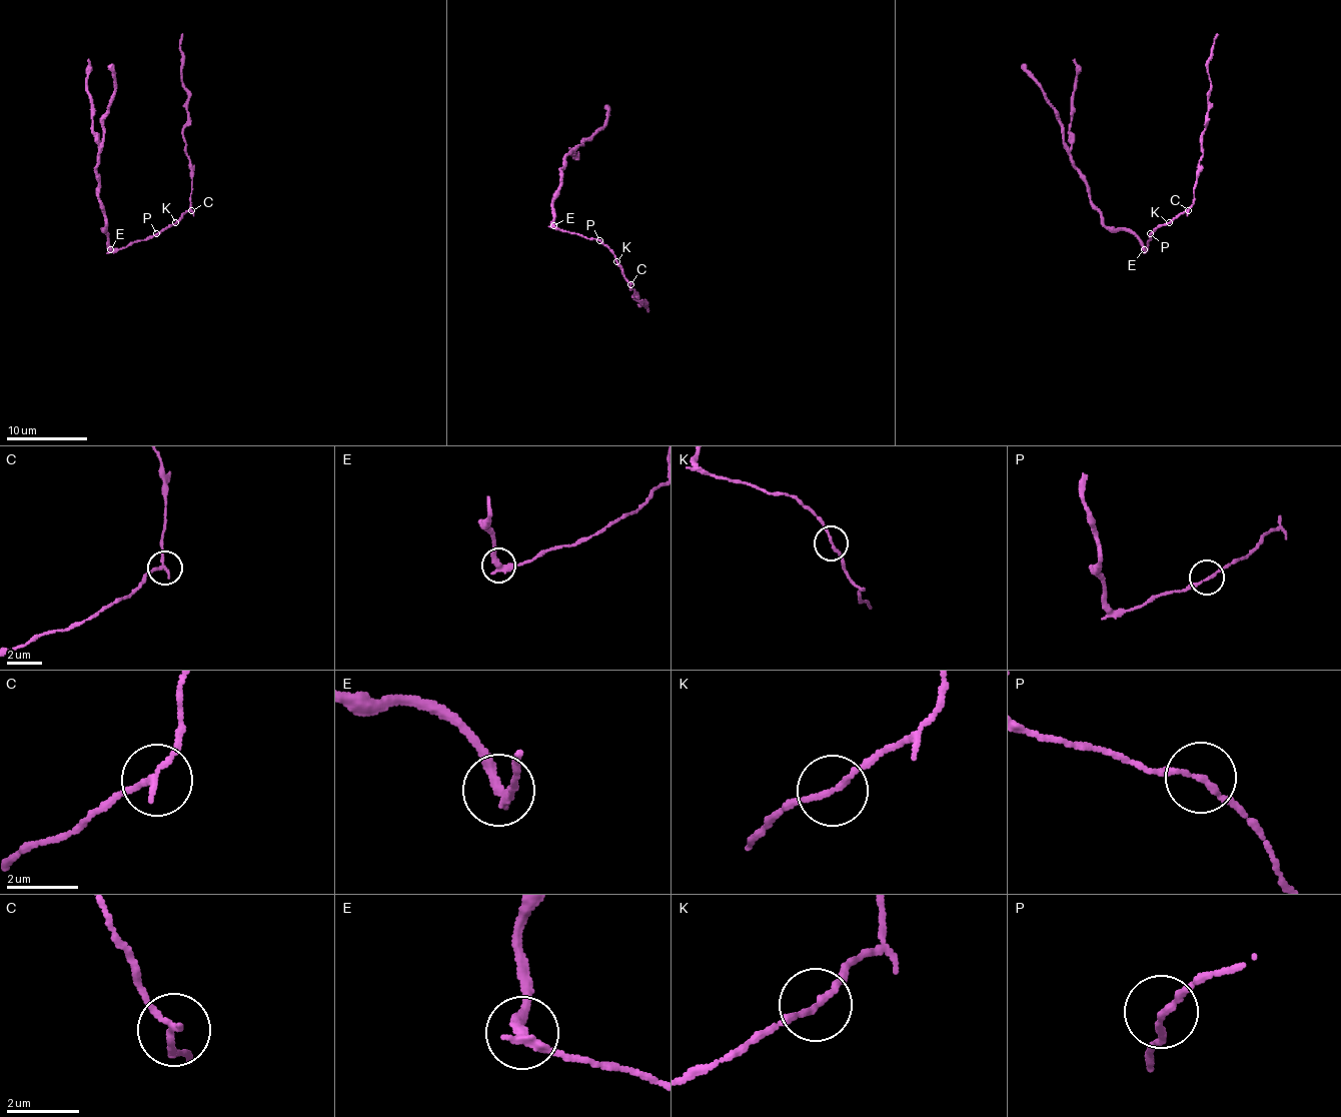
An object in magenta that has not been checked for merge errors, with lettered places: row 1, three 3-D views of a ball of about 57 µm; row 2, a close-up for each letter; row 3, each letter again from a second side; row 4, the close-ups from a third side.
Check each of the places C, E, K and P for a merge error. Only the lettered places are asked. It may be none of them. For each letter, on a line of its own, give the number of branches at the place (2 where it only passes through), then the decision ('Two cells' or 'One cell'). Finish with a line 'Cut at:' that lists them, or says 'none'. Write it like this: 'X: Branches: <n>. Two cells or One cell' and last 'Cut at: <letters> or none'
C: Branches: 2. Two cells
E: Branches: 2. Two cells
K: Branches: 2. One cell
P: Branches: 2. One cell
Cut at: C, E

